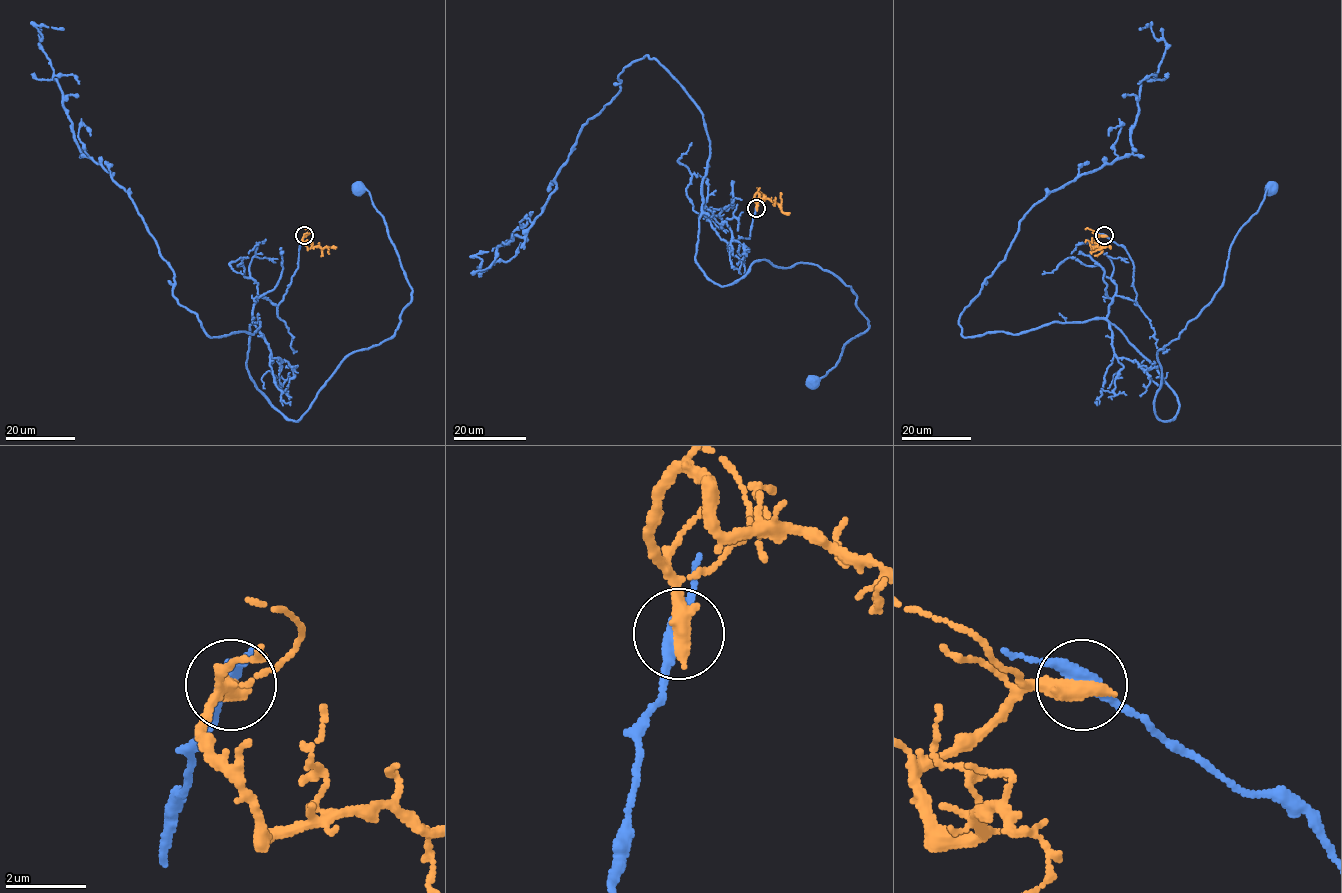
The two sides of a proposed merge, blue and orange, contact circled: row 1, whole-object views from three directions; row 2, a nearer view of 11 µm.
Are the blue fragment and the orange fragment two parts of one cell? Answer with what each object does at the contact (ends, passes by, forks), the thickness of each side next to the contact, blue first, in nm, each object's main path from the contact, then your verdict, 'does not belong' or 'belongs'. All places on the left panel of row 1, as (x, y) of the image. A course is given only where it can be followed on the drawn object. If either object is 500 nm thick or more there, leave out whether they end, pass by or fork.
calibres 360 and 500 nm; course blue (305, 235), (281, 301), (257, 297), (246, 361), (297, 421), (411, 300), (359, 187); course orange (305, 236), (302, 239), (307, 248), (319, 246), (327, 248), (328, 251); does not belong

